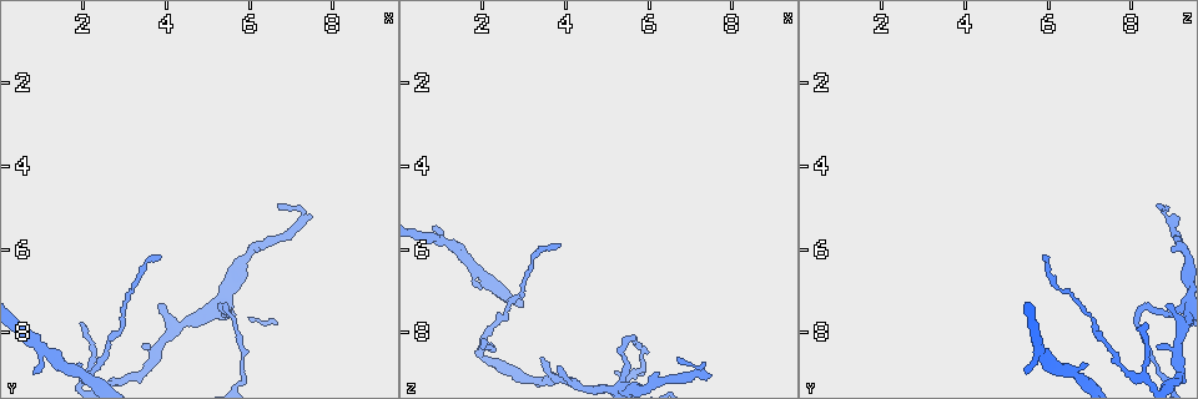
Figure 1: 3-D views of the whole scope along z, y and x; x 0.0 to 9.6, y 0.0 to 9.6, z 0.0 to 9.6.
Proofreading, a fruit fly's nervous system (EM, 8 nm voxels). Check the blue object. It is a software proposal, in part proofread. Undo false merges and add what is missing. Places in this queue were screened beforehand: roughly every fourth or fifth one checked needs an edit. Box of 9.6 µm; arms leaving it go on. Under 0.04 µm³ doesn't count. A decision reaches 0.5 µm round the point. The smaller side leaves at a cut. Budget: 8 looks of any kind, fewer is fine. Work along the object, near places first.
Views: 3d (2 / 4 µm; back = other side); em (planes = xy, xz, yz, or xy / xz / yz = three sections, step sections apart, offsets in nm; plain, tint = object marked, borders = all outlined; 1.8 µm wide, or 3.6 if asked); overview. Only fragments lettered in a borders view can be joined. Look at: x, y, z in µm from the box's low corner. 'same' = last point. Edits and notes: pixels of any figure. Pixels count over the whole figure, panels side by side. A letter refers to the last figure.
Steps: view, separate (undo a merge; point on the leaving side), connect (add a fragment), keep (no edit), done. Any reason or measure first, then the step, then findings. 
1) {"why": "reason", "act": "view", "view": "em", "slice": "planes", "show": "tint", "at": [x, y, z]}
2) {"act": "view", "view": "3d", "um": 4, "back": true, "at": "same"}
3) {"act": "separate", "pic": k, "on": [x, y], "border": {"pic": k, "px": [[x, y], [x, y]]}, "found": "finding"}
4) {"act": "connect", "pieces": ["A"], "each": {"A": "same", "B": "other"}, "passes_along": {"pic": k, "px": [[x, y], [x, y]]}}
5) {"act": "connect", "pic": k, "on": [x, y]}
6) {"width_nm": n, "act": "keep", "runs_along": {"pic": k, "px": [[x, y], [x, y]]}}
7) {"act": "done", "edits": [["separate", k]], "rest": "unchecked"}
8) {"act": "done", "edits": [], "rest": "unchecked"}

{"why": "branch stops here", "act": "view", "view": "em", "slice": "planes", "show": "borders", "at": [0.75, 8.95, 5.50]}

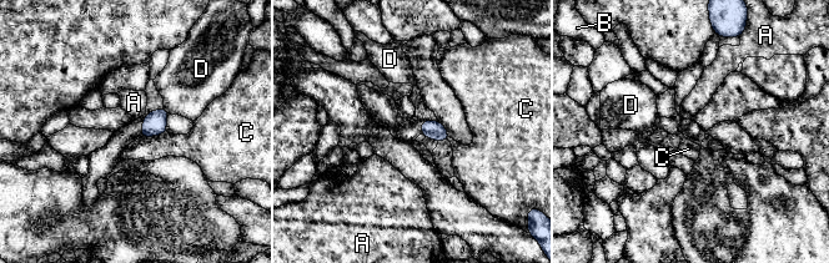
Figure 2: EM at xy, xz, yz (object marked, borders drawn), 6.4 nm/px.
{"act": "keep", "each": {"A": "other", "B": "other", "C": "other", "D": "other"}, "border": {"pic": 2, "px": [[166, 131], [141, 138]]}, "found": "no lettered fragment goes on from it"}

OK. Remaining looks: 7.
{"why": "end of a long branch", "act": "view", "view": "em", "slice": "xz", "step": 8, "show": "tint", "at": [6.75, 4.95, 8.60]}

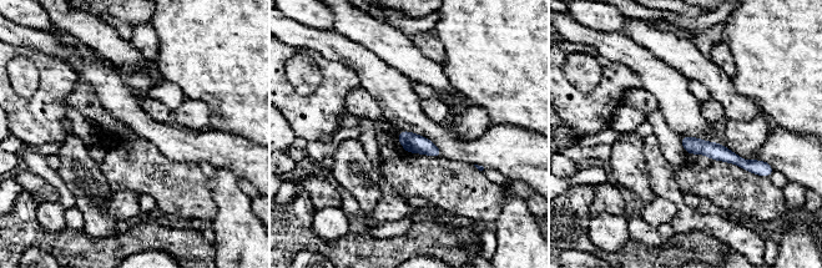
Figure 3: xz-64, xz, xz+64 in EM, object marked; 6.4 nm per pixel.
{"act": "view", "view": "em", "slice": "planes", "show": "borders", "at": "same"}

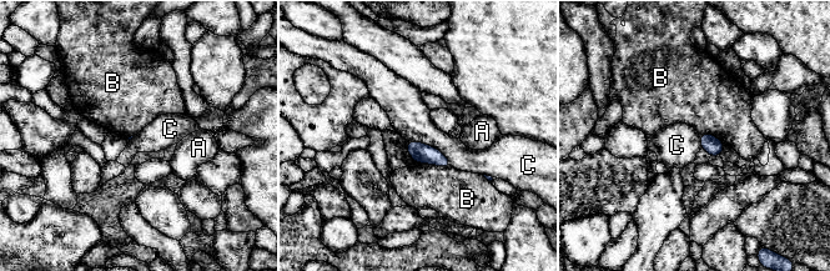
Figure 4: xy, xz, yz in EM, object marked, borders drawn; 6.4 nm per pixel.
{"act": "keep", "each": {"A": "other", "B": "other", "C": "other"}, "border": {"pic": 4, "px": [[407, 140], [436, 147], [452, 166]]}, "found": "none of them fits"}

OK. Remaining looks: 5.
{"why": "end of a long branch", "act": "view", "view": "em", "slice": "planes", "show": "borders", "at": [3.90, 6.20, 5.85]}

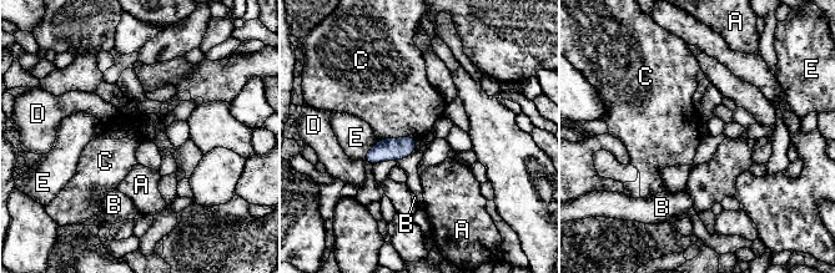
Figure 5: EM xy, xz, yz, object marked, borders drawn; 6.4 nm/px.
{"longest_contact_nm": ["C", 240], "act": "keep", "each": {"A": "other", "B": "other", "C": "other", "D": "other", "E": "other"}, "border": {"pic": 5, "px": [[416, 138], [388, 137], [378, 141]]}, "found": "no lettered fragment goes on from it"}

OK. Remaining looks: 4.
{"act": "done", "edits": [], "rest": "unchecked"}

